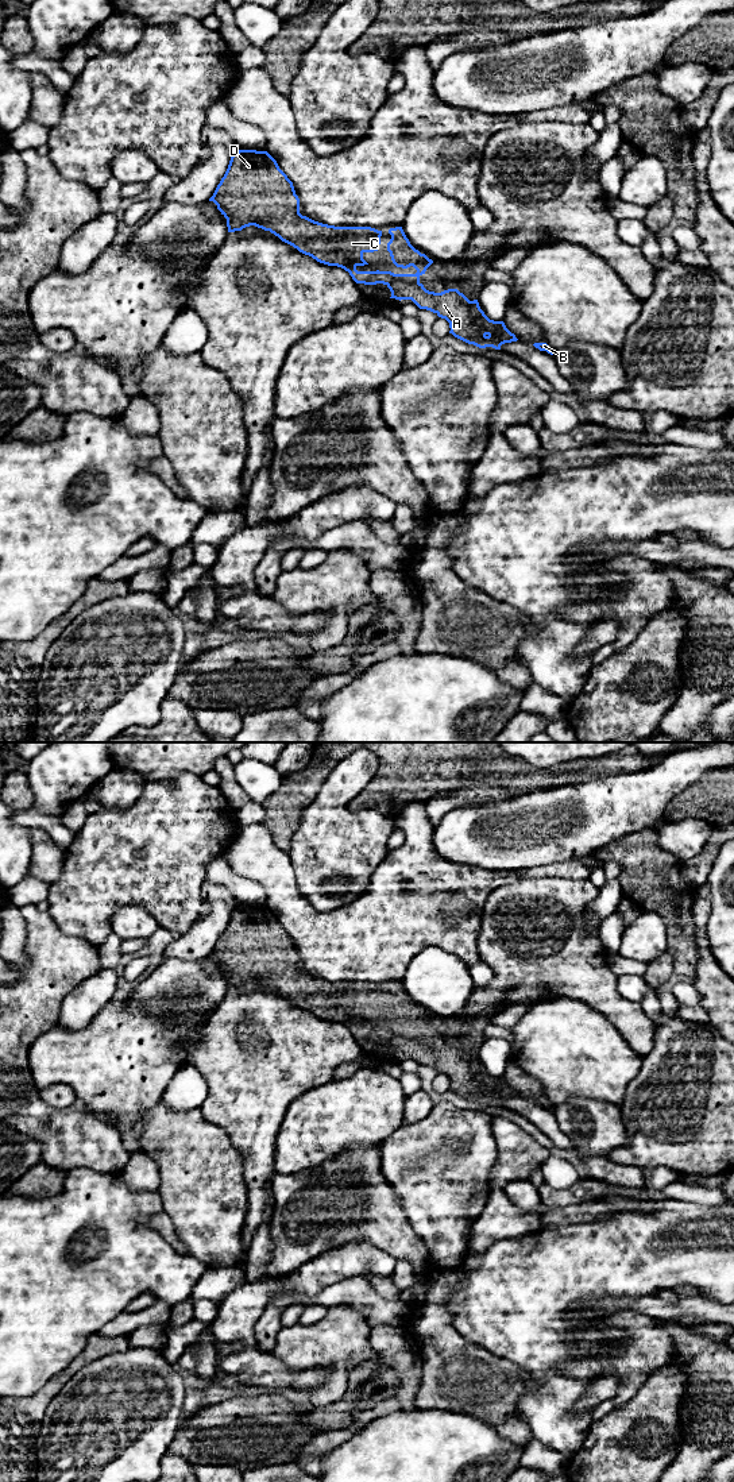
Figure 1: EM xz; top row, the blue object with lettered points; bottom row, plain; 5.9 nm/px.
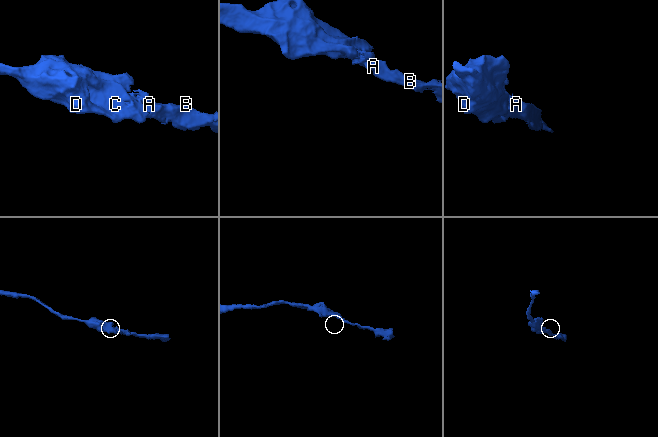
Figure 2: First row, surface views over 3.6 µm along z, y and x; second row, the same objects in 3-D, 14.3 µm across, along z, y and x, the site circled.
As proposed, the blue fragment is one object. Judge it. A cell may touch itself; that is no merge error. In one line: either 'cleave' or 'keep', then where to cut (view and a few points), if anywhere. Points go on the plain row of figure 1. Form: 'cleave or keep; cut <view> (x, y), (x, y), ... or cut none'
keep; cut none

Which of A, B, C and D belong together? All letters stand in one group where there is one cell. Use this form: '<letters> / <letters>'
A B C D

